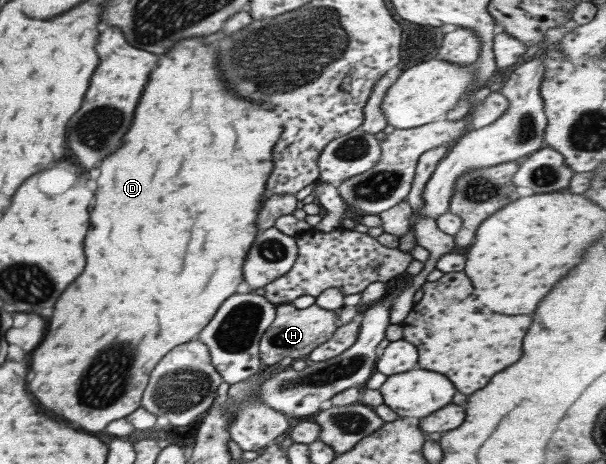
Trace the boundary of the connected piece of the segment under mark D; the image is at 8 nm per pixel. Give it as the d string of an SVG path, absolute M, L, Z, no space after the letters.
M184 39L178 41L166 55L160 57L158 67L150 73L150 79L140 95L140 101L134 111L134 119L130 129L124 135L122 149L112 153L108 159L100 163L100 175L96 179L96 193L94 193L94 207L90 211L90 225L84 239L84 255L86 267L70 287L62 291L58 301L52 307L52 315L48 319L46 335L42 337L40 345L30 355L30 379L26 389L32 393L36 403L52 415L60 417L68 423L68 427L82 429L82 431L102 431L110 421L123 419L140 407L140 395L148 383L148 375L158 359L170 351L172 347L196 339L197 333L212 319L221 303L234 294L238 283L242 281L242 259L244 253L254 242L258 234L256 216L262 203L260 198L264 193L268 174L272 170L272 149L280 136L280 111L272 111L266 103L246 103L244 99L234 99L226 87L218 79L218 71L214 67L214 51L202 45L200 39Z

